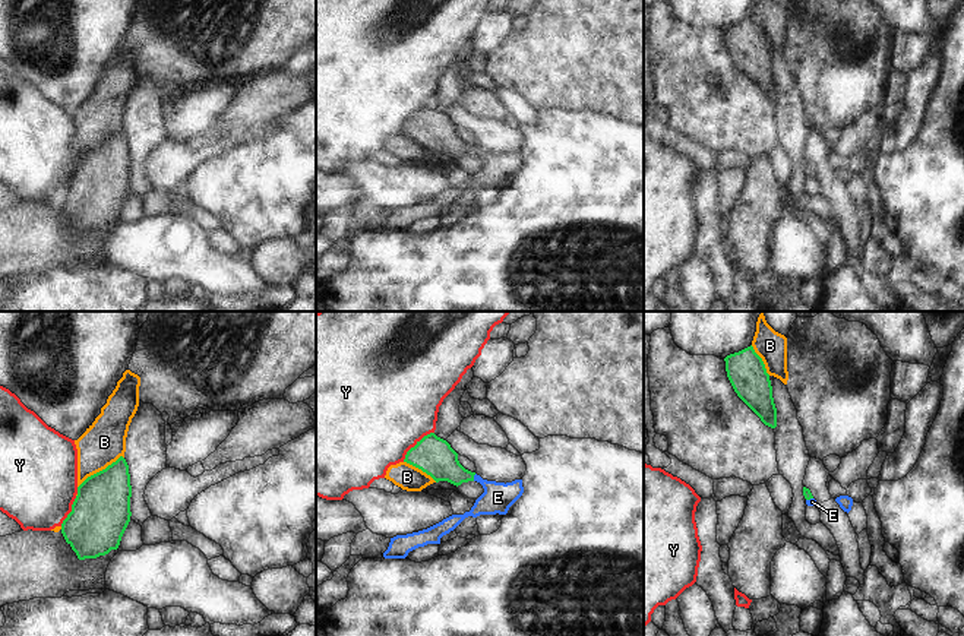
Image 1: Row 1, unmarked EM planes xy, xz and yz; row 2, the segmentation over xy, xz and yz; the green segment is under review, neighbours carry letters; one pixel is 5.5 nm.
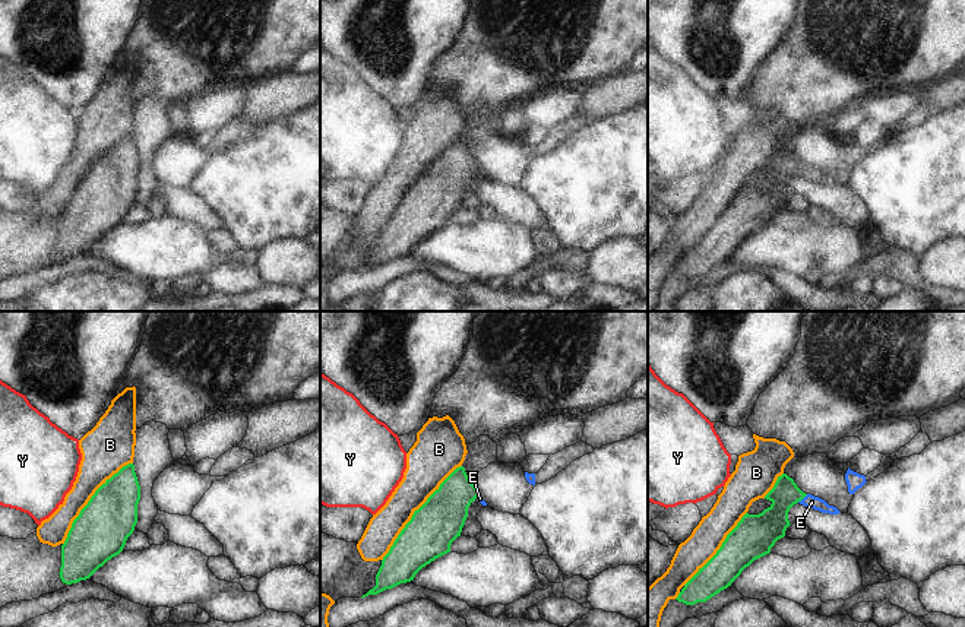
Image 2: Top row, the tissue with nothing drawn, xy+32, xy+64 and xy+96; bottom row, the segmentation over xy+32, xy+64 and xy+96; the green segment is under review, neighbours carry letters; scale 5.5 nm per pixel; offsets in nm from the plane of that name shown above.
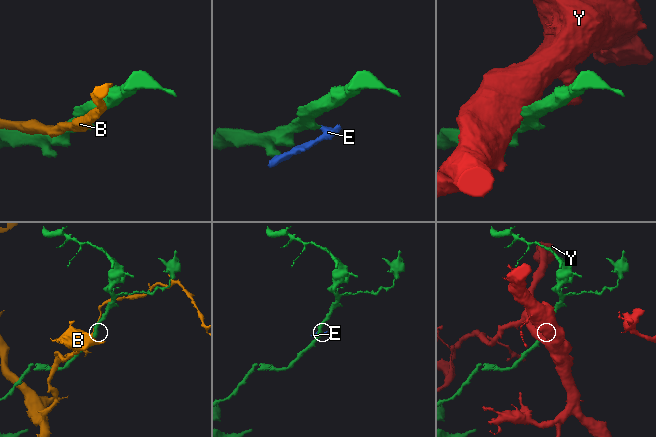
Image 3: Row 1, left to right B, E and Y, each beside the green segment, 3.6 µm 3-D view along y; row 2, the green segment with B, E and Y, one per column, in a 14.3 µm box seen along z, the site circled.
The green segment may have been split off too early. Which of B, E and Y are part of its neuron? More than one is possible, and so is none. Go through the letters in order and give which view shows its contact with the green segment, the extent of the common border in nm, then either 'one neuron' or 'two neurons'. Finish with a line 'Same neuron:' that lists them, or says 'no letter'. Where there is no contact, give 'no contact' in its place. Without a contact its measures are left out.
B: xy | 300 nm | two neurons
E: xz | 40 nm | one neuron
Y: xz | 240 nm | two neurons
Same neuron: E

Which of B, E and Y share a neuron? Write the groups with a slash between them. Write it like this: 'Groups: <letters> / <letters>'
Groups: B / E / Y

